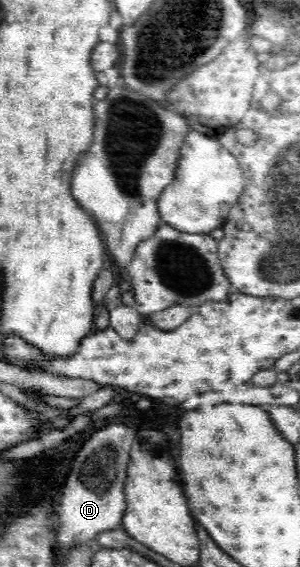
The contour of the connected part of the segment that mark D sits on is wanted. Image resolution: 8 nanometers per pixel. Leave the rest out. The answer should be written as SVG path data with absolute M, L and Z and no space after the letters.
M108 424L103 428L99 428L83 444L73 461L60 495L58 543L61 544L61 547L67 548L68 545L83 543L86 539L95 538L101 531L122 528L121 519L123 519L126 509L127 465L136 435L135 430L126 424Z

